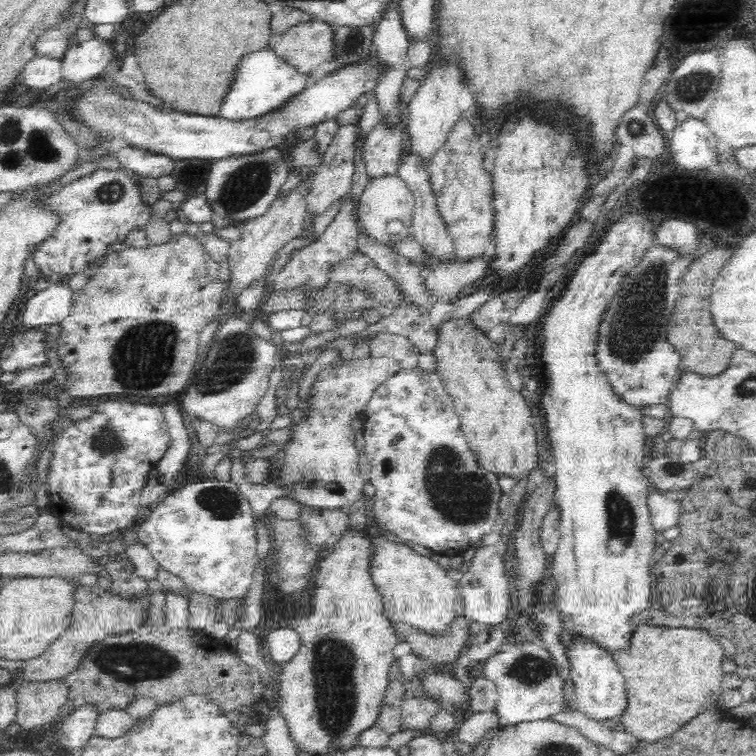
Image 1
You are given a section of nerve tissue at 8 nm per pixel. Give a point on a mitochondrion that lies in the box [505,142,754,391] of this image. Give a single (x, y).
(634, 328)

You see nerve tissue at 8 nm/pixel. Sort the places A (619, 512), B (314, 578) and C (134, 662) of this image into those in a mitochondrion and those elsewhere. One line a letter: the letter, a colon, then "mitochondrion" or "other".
A: mitochondrion
B: other
C: mitochondrion

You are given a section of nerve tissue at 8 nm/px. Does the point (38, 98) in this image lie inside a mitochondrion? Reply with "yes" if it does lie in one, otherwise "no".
no

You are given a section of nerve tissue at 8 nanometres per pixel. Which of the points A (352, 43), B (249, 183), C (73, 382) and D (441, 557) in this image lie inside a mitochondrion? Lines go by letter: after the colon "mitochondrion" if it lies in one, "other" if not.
A: mitochondrion
B: mitochondrion
C: other
D: other

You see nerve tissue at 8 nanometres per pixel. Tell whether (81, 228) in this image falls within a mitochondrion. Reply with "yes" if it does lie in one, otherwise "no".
no

